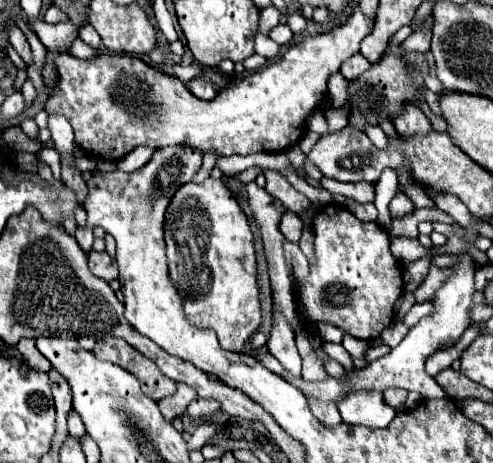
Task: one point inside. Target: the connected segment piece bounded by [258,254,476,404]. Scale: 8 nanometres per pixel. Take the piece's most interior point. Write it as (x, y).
(404, 366)

